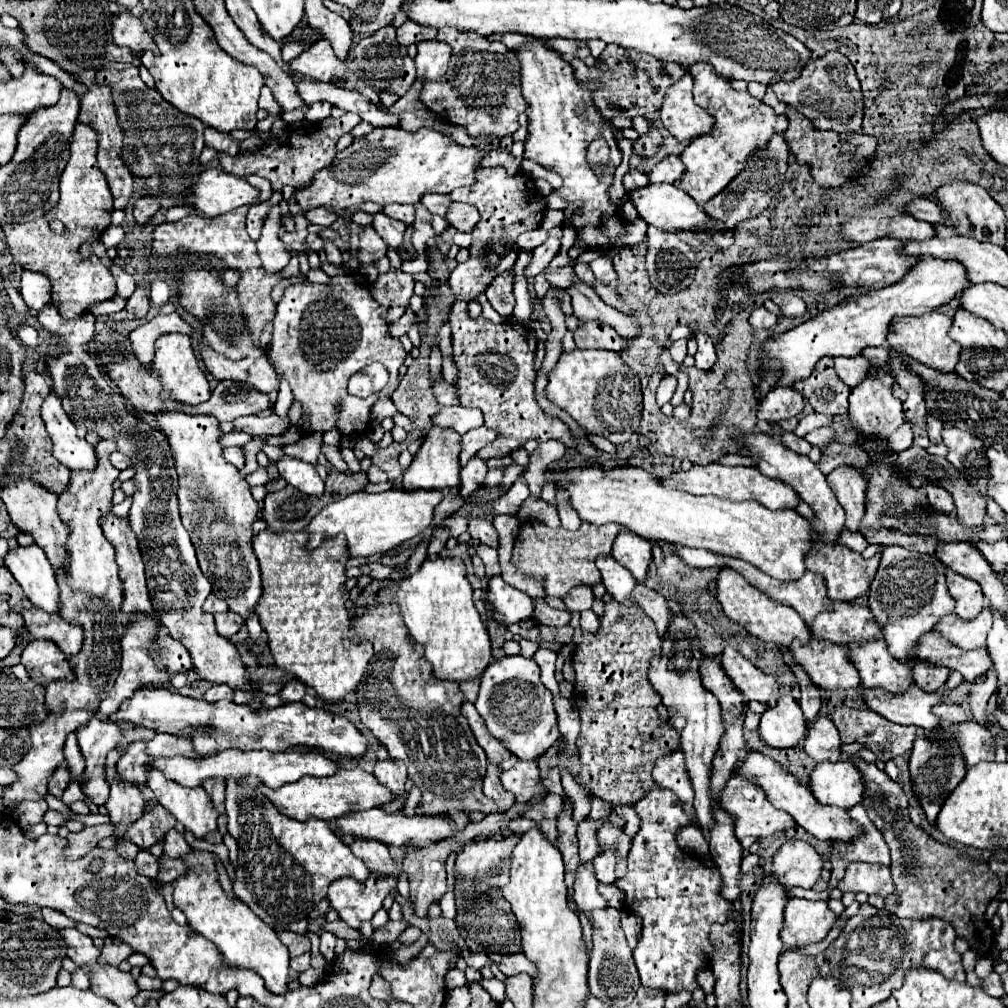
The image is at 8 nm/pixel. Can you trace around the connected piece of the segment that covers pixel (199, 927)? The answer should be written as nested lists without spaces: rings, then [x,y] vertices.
[[[195,850],[183,860],[191,872],[173,882],[173,890],[175,890],[173,896],[175,896],[175,906],[181,908],[183,914],[187,916],[187,924],[197,934],[205,936],[217,946],[225,966],[257,972],[265,980],[265,988],[271,994],[289,992],[289,950],[279,942],[277,932],[271,926],[267,926],[257,914],[253,914],[249,906],[225,896],[217,880],[211,852]]]

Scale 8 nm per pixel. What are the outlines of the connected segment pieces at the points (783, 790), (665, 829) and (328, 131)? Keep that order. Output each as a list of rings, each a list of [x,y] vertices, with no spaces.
[[[749,750],[745,760],[739,762],[739,766],[735,768],[735,774],[745,778],[747,782],[755,782],[759,784],[769,802],[779,808],[779,810],[785,810],[803,830],[807,830],[811,836],[819,838],[819,840],[841,840],[841,842],[849,842],[851,838],[859,838],[859,834],[863,834],[863,828],[859,826],[859,822],[851,822],[847,810],[843,808],[837,808],[837,806],[823,806],[819,802],[815,802],[811,790],[807,790],[799,780],[797,776],[793,776],[785,766],[781,766],[779,762],[775,762],[771,756],[765,756],[761,752],[755,752],[755,750]]]
[[[657,784],[645,790],[645,798],[635,802],[641,828],[629,852],[629,872],[615,884],[625,892],[625,910],[643,920],[641,938],[633,950],[635,966],[643,986],[663,992],[693,992],[699,988],[697,972],[711,966],[713,944],[709,930],[715,922],[735,916],[735,906],[719,896],[719,874],[713,862],[689,858],[675,836],[691,818],[683,812],[681,800]]]
[[[345,112],[341,118],[325,118],[321,124],[317,124],[317,130],[313,134],[301,134],[299,130],[291,130],[289,128],[283,132],[283,136],[279,138],[271,138],[269,142],[263,144],[263,150],[259,150],[259,154],[237,154],[237,156],[227,156],[227,154],[219,154],[221,166],[223,170],[235,174],[235,176],[249,176],[249,174],[257,174],[263,176],[271,182],[273,190],[281,190],[285,184],[299,188],[303,186],[315,172],[319,172],[321,168],[329,166],[335,158],[335,144],[337,140],[351,132],[353,126],[357,126],[361,122],[359,114],[353,112]]]

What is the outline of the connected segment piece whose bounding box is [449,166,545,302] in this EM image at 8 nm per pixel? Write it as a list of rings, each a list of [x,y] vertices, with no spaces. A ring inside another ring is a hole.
[[[481,168],[475,186],[459,188],[451,192],[451,200],[467,202],[481,212],[481,220],[473,230],[473,244],[469,246],[471,256],[467,262],[457,264],[457,268],[449,276],[449,288],[455,300],[477,300],[479,294],[487,290],[491,280],[503,270],[511,268],[517,260],[517,252],[507,252],[513,248],[517,236],[525,230],[535,230],[541,224],[545,202],[537,192],[533,180],[521,174],[509,176],[503,168]]]

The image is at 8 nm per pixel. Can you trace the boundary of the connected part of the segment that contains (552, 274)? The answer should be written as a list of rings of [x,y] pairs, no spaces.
[[[569,266],[553,268],[553,270],[545,272],[545,278],[547,278],[553,286],[559,286],[559,288],[567,288],[567,286],[569,286],[569,282],[571,282],[571,280],[575,280],[573,276],[575,276],[575,274],[573,274],[573,268],[569,268]]]

